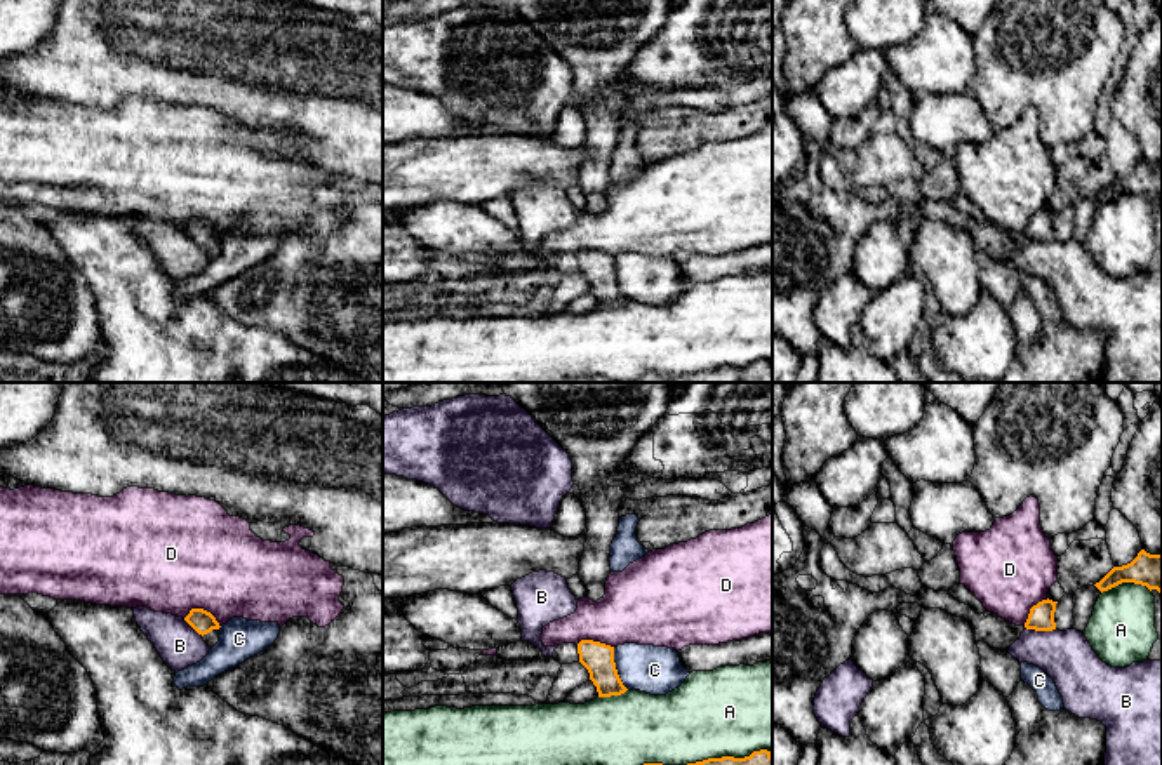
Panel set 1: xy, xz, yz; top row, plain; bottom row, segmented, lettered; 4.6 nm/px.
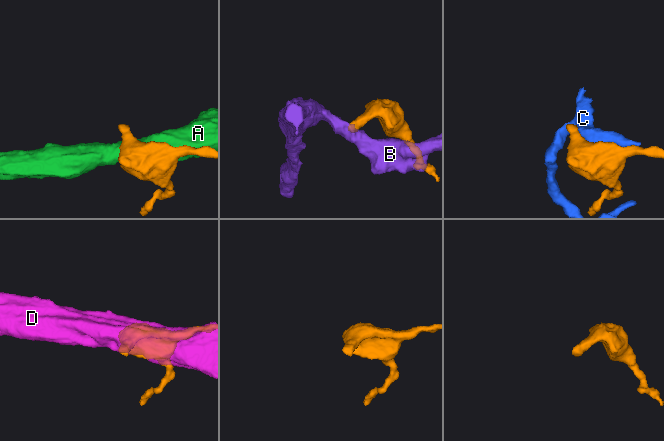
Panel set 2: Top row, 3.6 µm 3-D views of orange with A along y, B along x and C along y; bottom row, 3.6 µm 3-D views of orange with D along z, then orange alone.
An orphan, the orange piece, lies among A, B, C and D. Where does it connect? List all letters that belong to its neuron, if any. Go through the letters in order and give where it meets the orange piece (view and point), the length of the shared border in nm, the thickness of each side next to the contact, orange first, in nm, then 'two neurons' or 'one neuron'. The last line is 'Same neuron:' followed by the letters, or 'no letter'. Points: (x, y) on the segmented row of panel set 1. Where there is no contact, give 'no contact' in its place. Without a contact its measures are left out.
A: contact yz (1126, 581); length 240 nm; calibres 170 and 300 nm; two neurons
B: contact yz (1041, 630); length 140 nm; calibres 120 and 240 nm; two neurons
C: contact xz (614, 668); length 220 nm; calibres 150 and 220 nm; two neurons
D: contact xy (202, 609); length 180 nm; calibres 110 and 480 nm; two neurons
Same neuron: no letter

